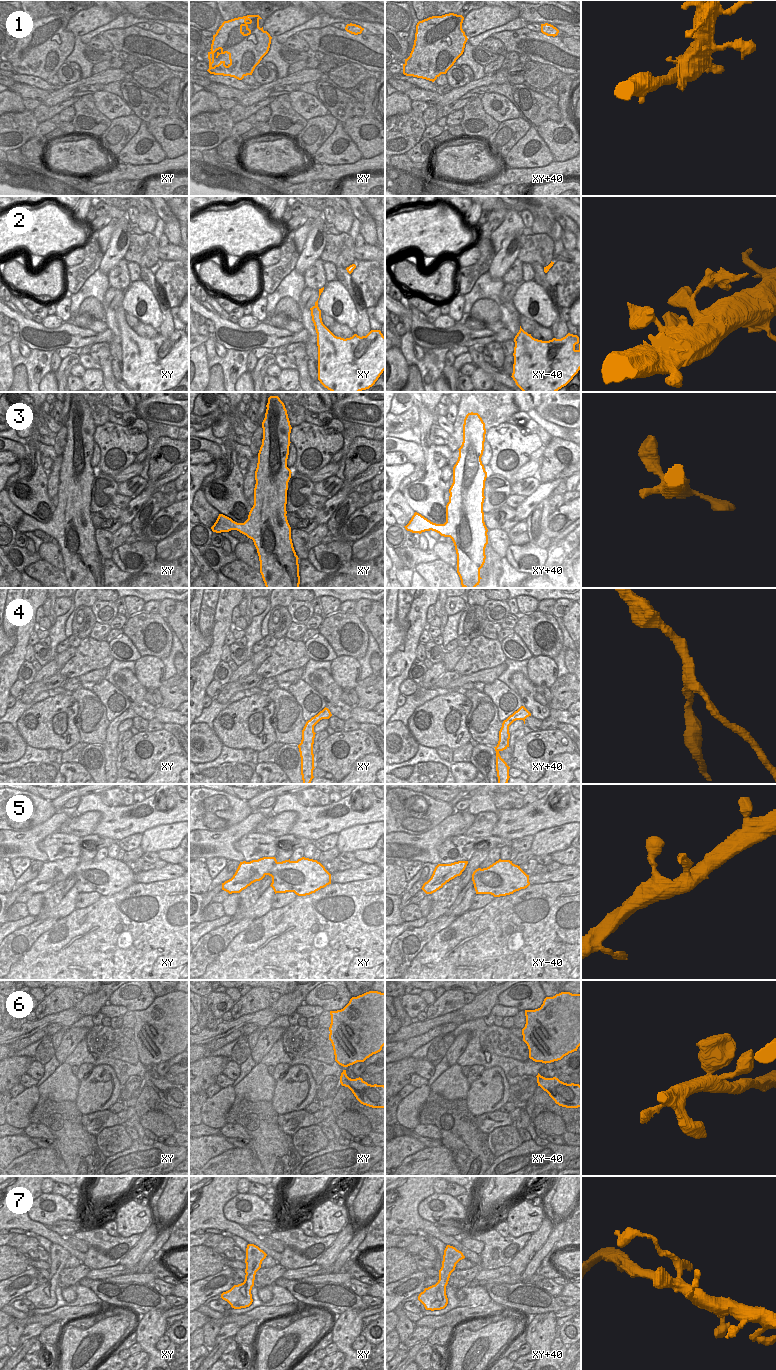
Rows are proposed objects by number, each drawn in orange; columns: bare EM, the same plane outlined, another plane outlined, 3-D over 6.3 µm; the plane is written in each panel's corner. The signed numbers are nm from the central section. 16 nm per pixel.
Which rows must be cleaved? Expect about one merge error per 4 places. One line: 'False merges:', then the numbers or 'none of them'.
False merges: 1, 2

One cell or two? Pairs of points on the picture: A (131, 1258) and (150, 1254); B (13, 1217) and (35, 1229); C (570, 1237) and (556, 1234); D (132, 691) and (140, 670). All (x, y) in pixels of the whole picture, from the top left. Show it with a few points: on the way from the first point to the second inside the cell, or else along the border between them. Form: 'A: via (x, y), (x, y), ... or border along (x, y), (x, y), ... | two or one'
A: border along (148, 1249), (136, 1264) | two
B: via (18, 1218), (30, 1226) | one
C: border along (567, 1215), (563, 1235), (555, 1244), (556, 1249) | two
D: border along (133, 672), (137, 680), (146, 689) | two

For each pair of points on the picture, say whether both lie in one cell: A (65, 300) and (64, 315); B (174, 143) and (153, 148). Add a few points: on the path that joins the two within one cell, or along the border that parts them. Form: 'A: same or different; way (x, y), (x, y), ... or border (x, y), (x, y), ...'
A: same; way (64, 304), (64, 311)
B: different; border (151, 134), (165, 153), (163, 161)

